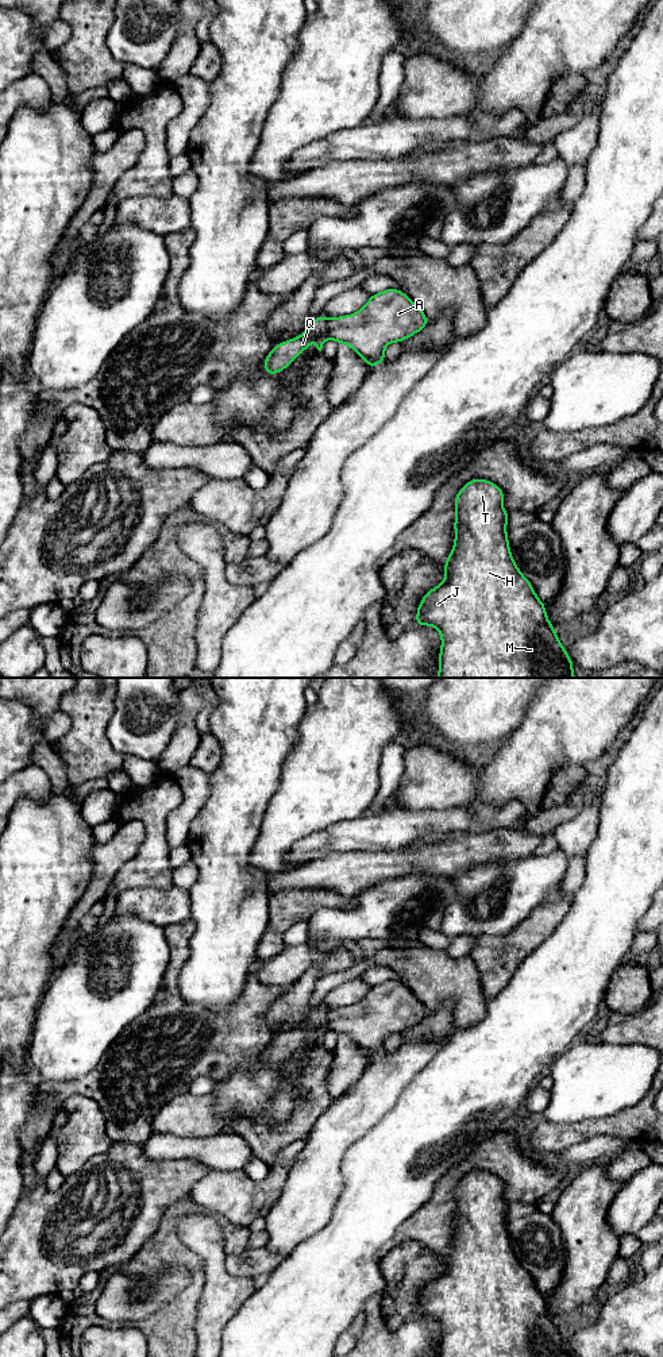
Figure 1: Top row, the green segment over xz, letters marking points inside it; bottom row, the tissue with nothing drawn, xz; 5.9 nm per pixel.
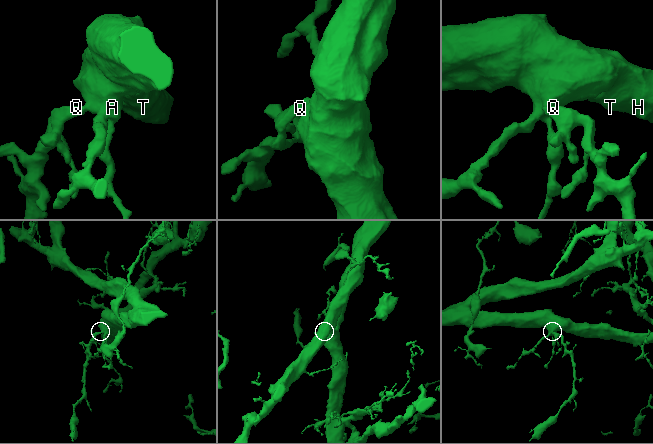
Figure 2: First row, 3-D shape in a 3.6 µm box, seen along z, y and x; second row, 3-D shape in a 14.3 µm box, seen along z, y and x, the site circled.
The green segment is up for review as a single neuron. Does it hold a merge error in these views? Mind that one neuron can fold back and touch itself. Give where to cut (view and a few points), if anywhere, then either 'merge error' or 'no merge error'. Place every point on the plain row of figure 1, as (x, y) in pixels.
no cut; no merge error

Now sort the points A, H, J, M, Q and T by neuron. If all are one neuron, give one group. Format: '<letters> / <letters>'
A H J M Q T

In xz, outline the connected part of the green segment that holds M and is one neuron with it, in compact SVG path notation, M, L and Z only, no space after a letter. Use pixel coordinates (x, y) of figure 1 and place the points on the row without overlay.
M471 1171L469 1172L455 1188L455 1233L450 1248L444 1252L444 1268L446 1271L431 1280L421 1291L417 1299L417 1307L415 1316L429 1316L439 1322L442 1327L442 1339L439 1343L439 1357L573 1357L571 1349L562 1338L559 1329L554 1322L554 1316L548 1312L546 1304L546 1296L537 1289L531 1273L521 1265L516 1257L509 1240L506 1214L509 1206L504 1198L504 1183L497 1176L487 1171Z

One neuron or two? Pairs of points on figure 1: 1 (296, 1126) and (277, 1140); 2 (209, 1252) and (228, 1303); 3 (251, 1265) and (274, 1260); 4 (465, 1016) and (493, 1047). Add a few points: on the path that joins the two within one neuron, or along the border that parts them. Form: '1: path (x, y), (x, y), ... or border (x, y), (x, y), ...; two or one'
1: path (292, 1130), (281, 1136); one
2: path (215, 1264), (216, 1278), (223, 1291); one
3: path (257, 1261), (269, 1261); one
4: border (488, 999), (485, 1014), (478, 1021), (455, 1030); two

